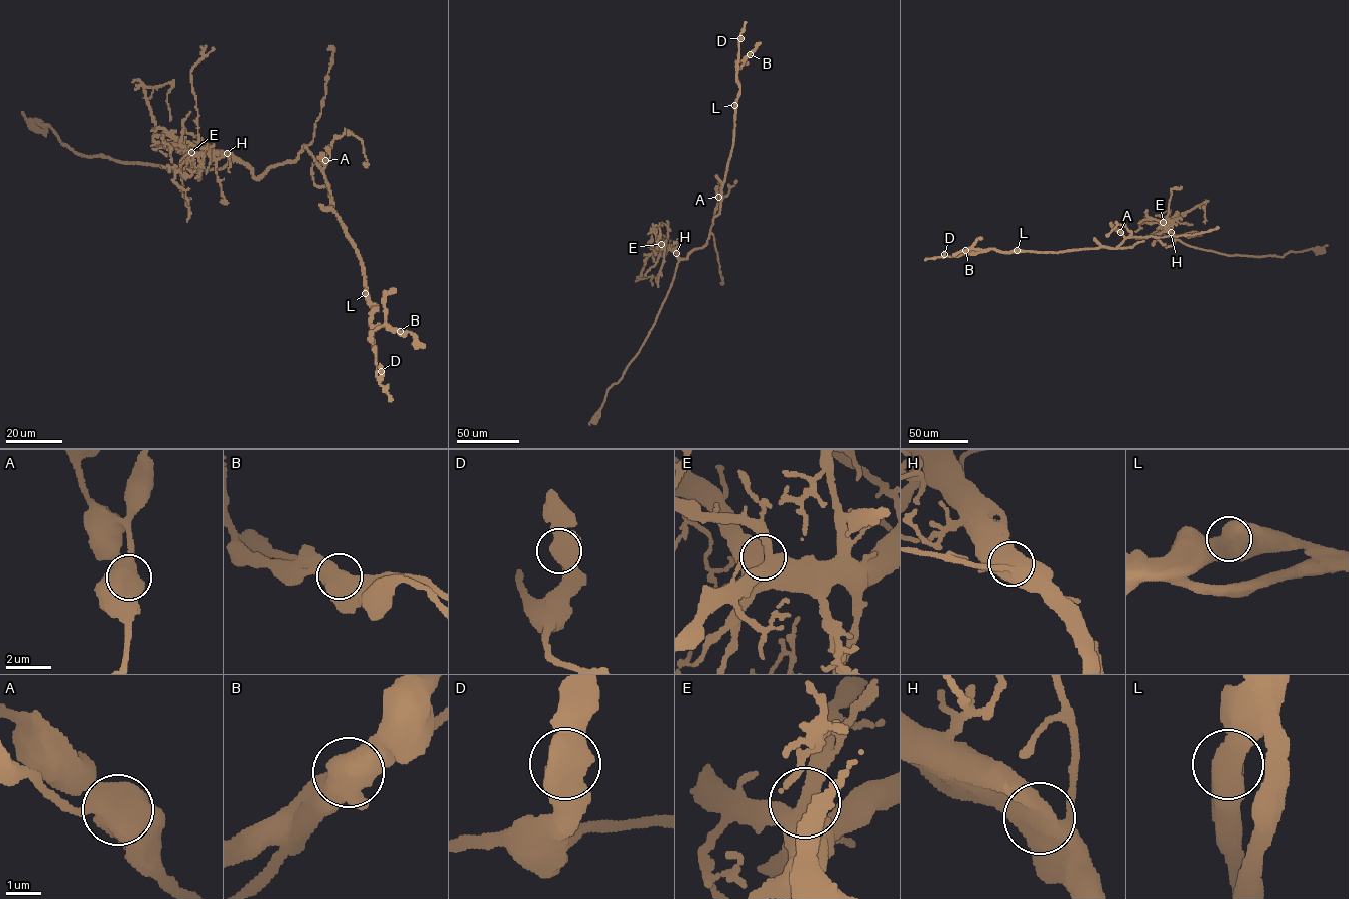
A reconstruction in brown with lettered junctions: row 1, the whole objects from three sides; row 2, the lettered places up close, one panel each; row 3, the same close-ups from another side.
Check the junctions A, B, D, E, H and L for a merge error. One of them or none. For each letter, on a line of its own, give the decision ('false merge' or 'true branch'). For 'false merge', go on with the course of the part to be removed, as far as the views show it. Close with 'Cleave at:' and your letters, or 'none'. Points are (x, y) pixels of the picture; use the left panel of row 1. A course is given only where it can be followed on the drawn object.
A: true branch
B: false merge; foreign part runs (400, 331), (371, 326), (377, 308), (369, 301), (360, 258), (328, 188), (313, 180), (311, 163)
D: true branch
E: true branch
H: true branch
L: true branch
Cleave at: B

